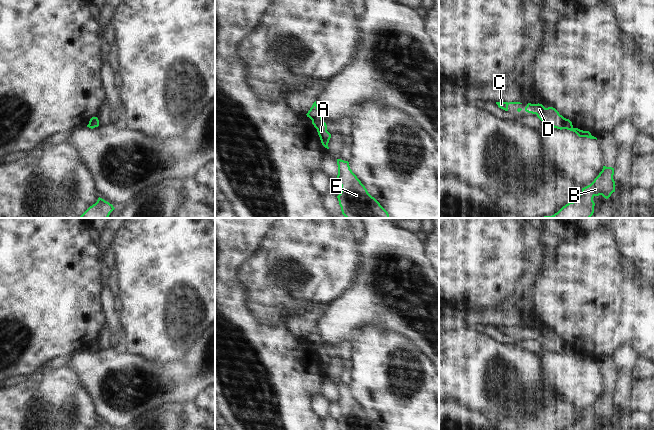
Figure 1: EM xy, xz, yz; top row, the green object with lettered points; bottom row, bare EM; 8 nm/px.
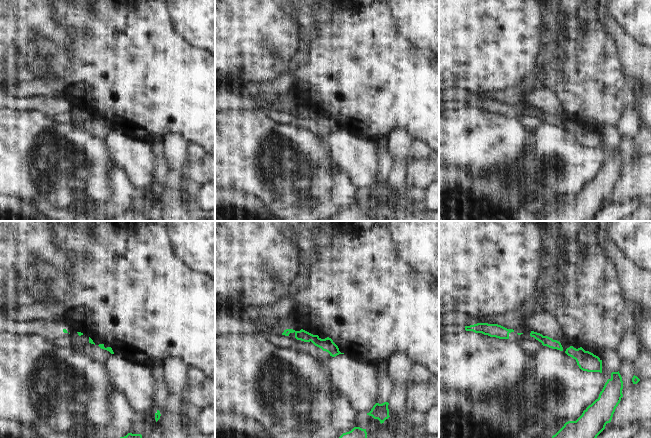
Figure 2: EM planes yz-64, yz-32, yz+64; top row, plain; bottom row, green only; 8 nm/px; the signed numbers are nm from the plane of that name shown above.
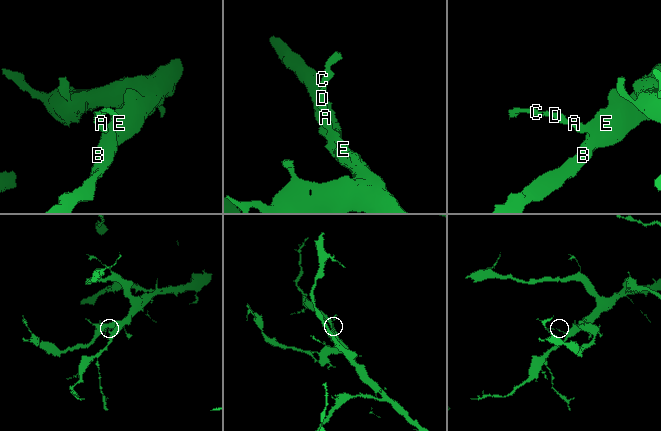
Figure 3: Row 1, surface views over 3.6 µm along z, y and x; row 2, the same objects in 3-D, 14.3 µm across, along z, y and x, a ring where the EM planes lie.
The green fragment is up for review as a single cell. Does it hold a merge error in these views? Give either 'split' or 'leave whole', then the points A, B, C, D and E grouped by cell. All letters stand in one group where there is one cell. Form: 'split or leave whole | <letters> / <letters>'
split | A B E / C D

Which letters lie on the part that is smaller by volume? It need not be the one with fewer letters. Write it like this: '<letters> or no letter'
C, D

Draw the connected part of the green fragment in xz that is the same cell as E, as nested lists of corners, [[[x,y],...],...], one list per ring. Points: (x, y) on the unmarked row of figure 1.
[[[337,383],[337,389],[337,403],[341,409],[337,420],[340,430],[381,430],[352,396],[348,385]]]

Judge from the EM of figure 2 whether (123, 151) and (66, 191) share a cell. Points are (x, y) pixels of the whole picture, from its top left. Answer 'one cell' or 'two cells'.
two cells

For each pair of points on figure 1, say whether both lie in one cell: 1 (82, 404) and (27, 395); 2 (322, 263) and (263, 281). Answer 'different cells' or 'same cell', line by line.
1: same cell
2: same cell

